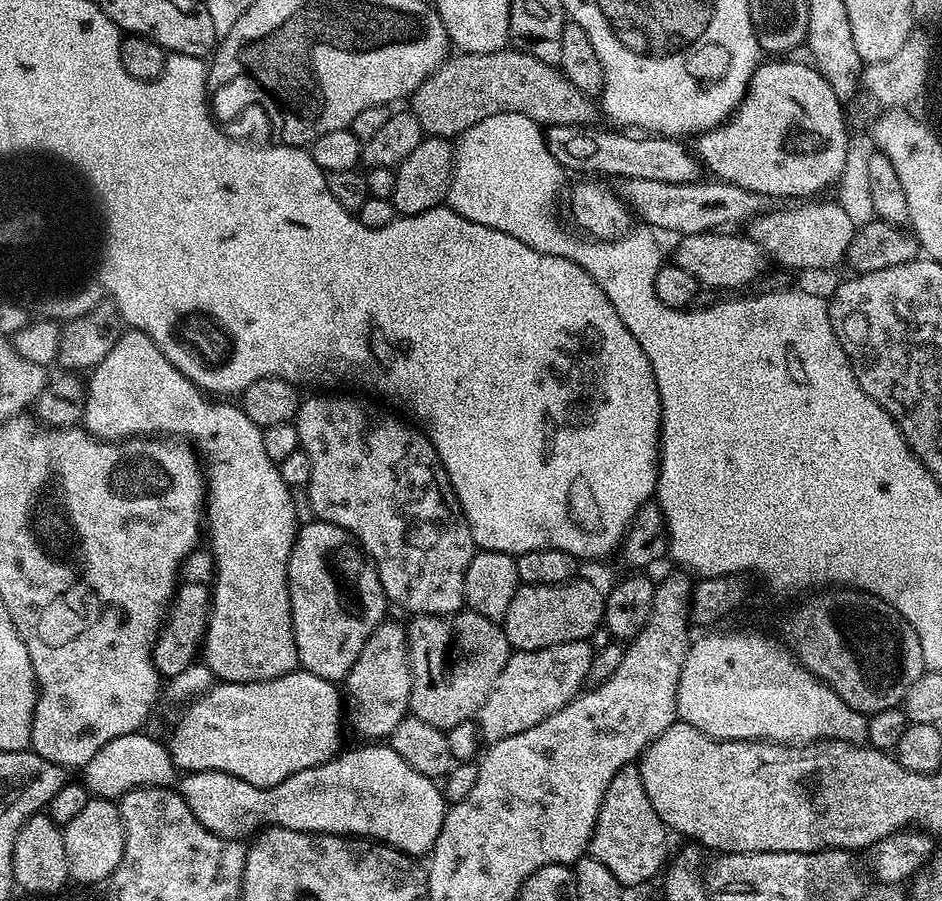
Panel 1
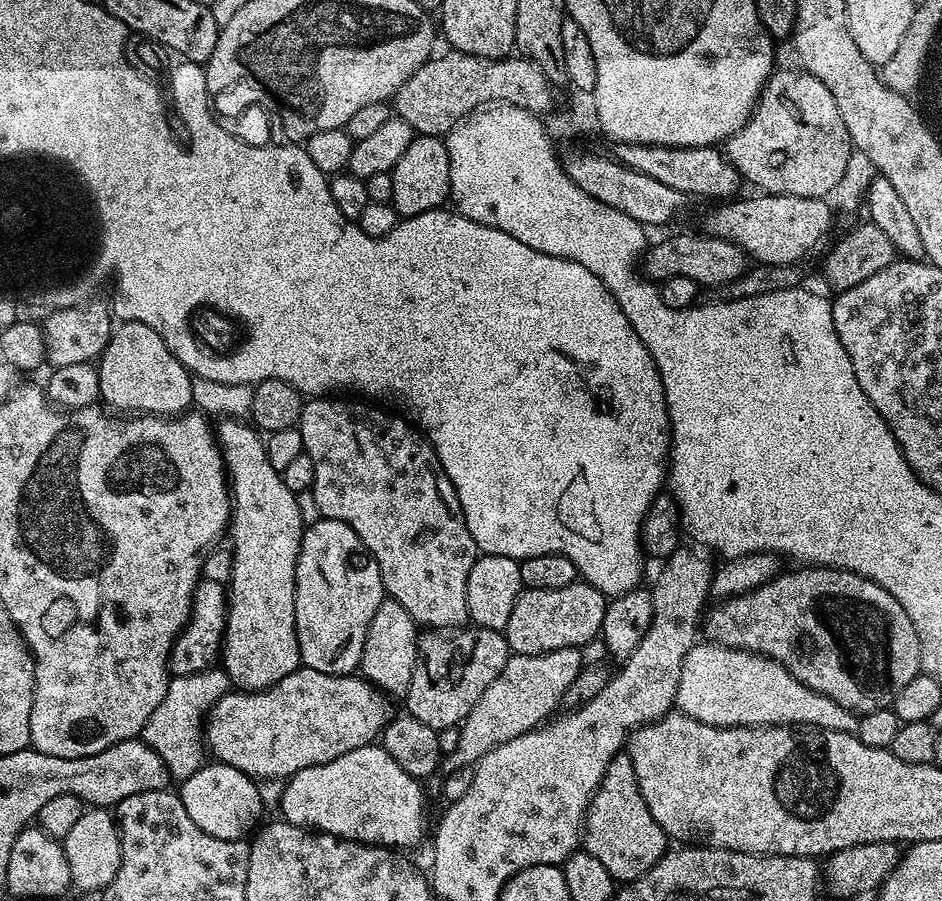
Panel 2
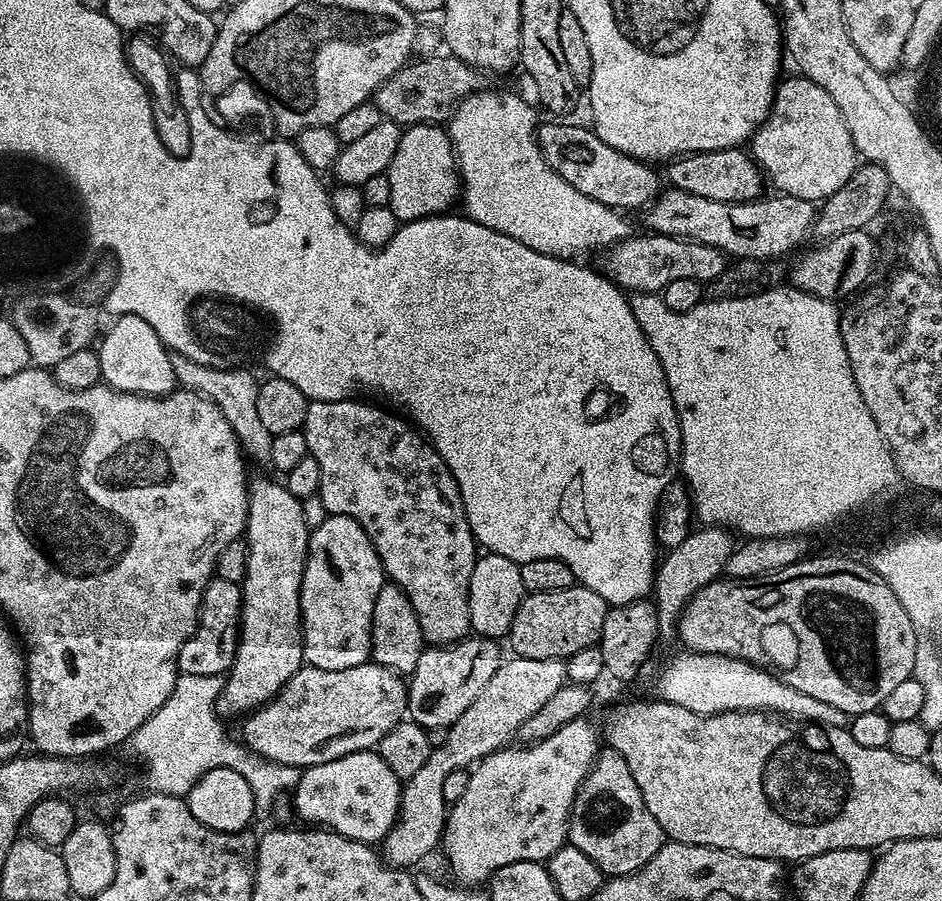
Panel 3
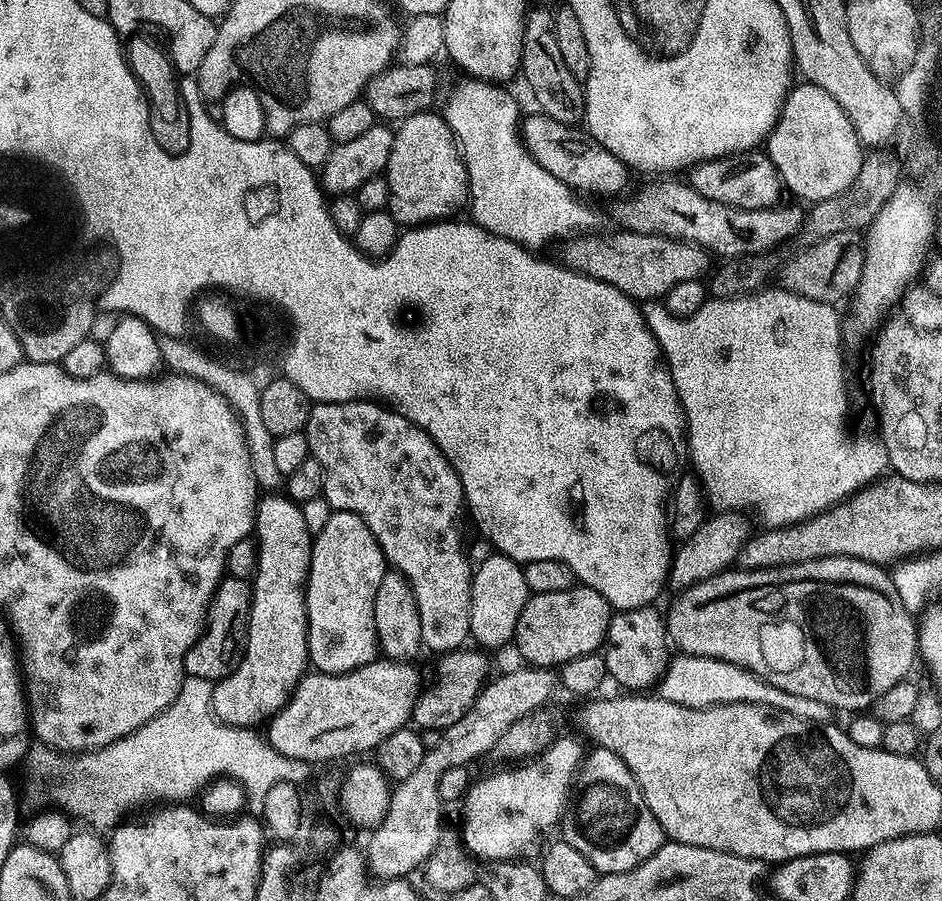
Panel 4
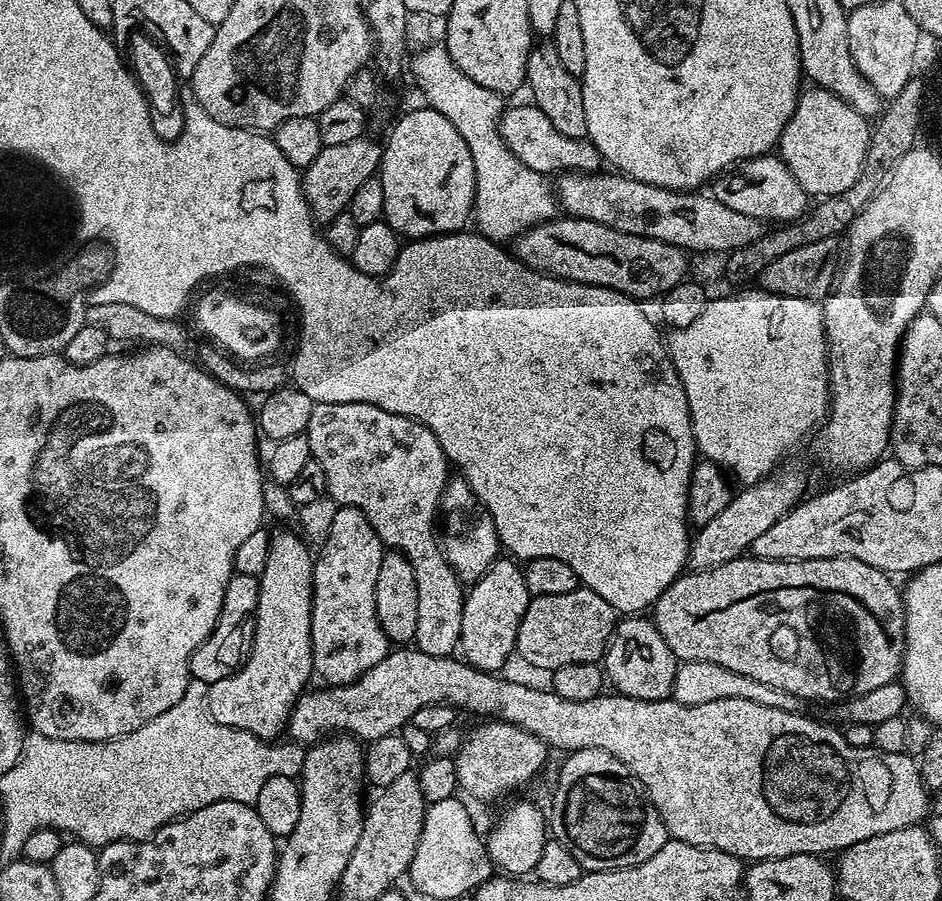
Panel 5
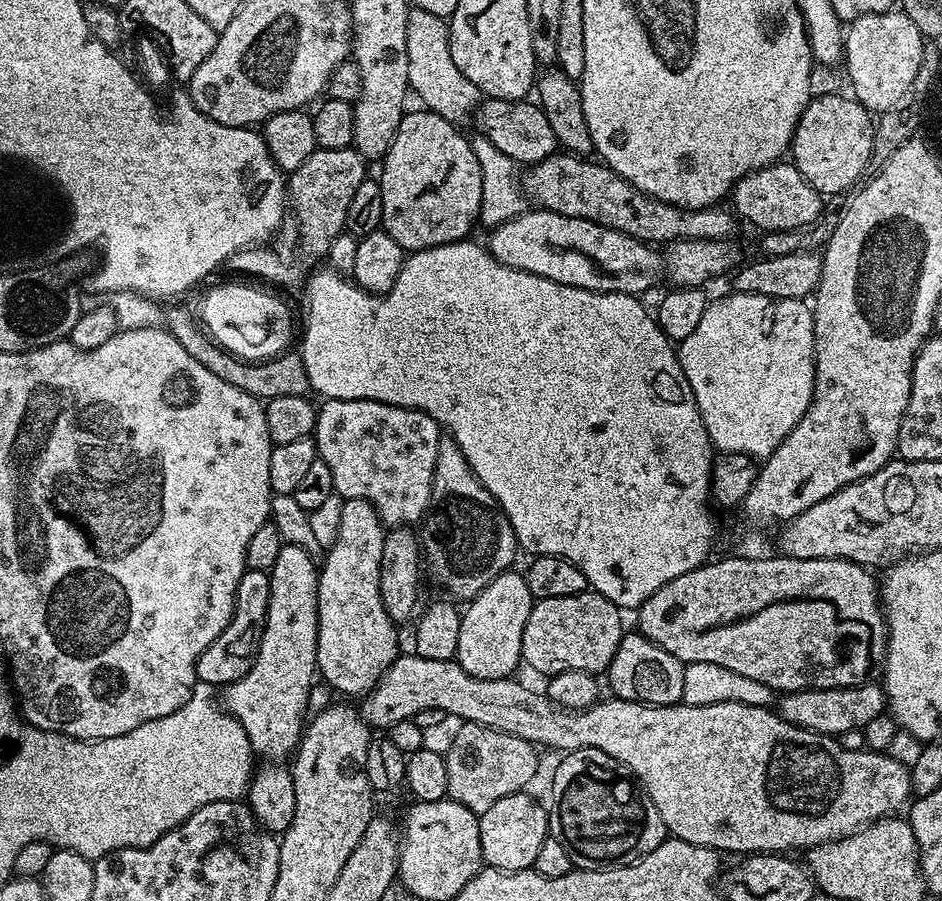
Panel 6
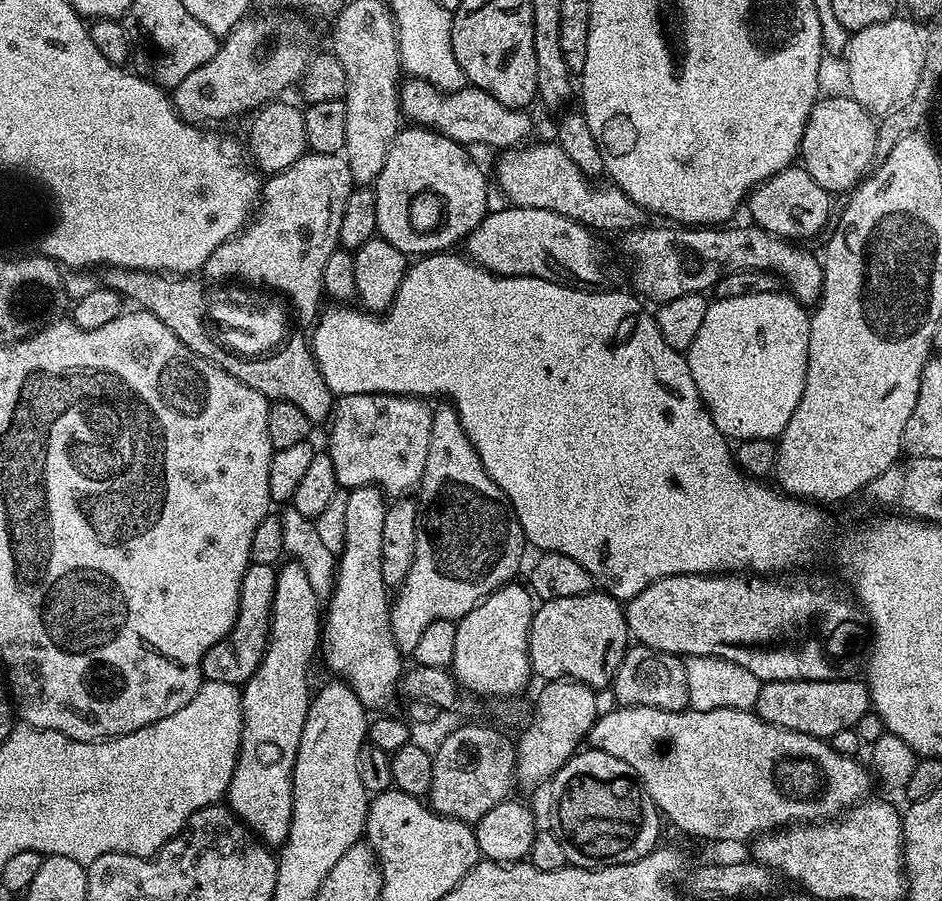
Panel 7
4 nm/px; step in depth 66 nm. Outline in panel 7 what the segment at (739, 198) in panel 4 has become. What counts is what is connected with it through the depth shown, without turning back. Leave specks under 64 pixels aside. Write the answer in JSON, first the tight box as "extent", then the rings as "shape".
{"extent":[746,164,831,240],"shape":[[[791,164],[753,188],[746,201],[757,227],[780,239],[803,240],[816,235],[828,222],[831,195],[810,178],[802,166]]]}

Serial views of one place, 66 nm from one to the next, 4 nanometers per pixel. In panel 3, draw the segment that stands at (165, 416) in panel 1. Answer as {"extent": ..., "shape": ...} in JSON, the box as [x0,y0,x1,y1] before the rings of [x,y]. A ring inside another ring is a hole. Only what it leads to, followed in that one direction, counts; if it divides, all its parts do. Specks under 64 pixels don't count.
{"extent":[98,316,310,717],"shape":[[[118,316],[111,321],[108,333],[99,341],[98,355],[100,357],[100,375],[103,383],[109,388],[117,388],[120,392],[134,392],[142,396],[159,398],[168,395],[177,387],[176,375],[172,369],[172,356],[169,349],[158,338],[154,326],[150,322],[142,322],[137,316]],[[272,480],[251,481],[248,490],[248,523],[246,525],[246,539],[248,542],[248,565],[246,566],[246,578],[242,585],[244,605],[240,615],[240,641],[236,647],[236,657],[232,663],[232,671],[227,673],[224,680],[224,691],[220,693],[218,708],[221,713],[229,712],[230,715],[239,717],[241,714],[251,714],[258,708],[269,704],[273,698],[284,689],[284,684],[290,682],[292,675],[304,664],[304,629],[300,627],[300,587],[304,577],[304,563],[308,557],[308,537],[310,529],[306,526],[306,518],[302,514],[302,502],[290,494],[290,490],[283,483]]]}

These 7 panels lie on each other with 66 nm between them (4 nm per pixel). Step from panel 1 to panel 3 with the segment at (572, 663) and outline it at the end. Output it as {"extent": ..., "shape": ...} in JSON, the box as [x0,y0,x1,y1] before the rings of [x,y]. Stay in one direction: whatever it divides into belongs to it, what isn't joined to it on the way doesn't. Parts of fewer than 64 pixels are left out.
{"extent":[382,659,568,869],"shape":[[[511,659],[501,663],[494,678],[486,682],[482,694],[470,702],[466,714],[449,726],[446,742],[432,749],[430,758],[426,758],[418,774],[403,781],[395,824],[382,841],[383,859],[391,867],[411,869],[411,864],[418,863],[423,856],[438,848],[446,823],[446,805],[442,798],[442,785],[446,778],[459,768],[471,769],[485,756],[505,747],[511,741],[508,739],[519,733],[522,722],[538,714],[538,710],[542,710],[542,706],[546,706],[546,702],[550,702],[550,698],[554,698],[568,680],[565,661]]]}

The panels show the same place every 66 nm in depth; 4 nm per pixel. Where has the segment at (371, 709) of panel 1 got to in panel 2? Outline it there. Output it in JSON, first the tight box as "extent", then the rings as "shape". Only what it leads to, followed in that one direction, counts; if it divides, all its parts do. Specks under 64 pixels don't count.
{"extent":[359,598,418,697],"shape":[[[385,598],[378,610],[374,610],[374,618],[370,618],[370,630],[366,630],[366,646],[362,646],[359,675],[369,683],[375,684],[381,691],[388,693],[389,697],[407,697],[408,687],[416,669],[418,655],[418,625],[406,606],[398,601]]]}

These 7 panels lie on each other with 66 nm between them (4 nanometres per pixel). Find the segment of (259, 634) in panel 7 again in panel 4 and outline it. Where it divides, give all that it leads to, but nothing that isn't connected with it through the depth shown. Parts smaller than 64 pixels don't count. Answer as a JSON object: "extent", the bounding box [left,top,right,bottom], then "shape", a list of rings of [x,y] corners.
{"extent":[184,575,252,681],"shape":[[[225,575],[208,605],[208,618],[204,631],[184,656],[184,675],[218,681],[234,674],[244,657],[244,644],[248,641],[248,623],[252,609],[252,585],[242,578]]]}

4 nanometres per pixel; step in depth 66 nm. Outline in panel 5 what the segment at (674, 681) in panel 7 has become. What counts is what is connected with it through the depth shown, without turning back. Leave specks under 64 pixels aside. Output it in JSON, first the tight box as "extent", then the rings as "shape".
{"extent":[602,614,678,700],"shape":[[[628,614],[617,623],[612,632],[612,641],[604,652],[602,667],[607,683],[613,684],[616,687],[613,689],[619,695],[629,696],[631,700],[666,700],[672,694],[678,661],[670,646],[666,646],[666,638],[662,638],[655,620],[644,614]]]}

